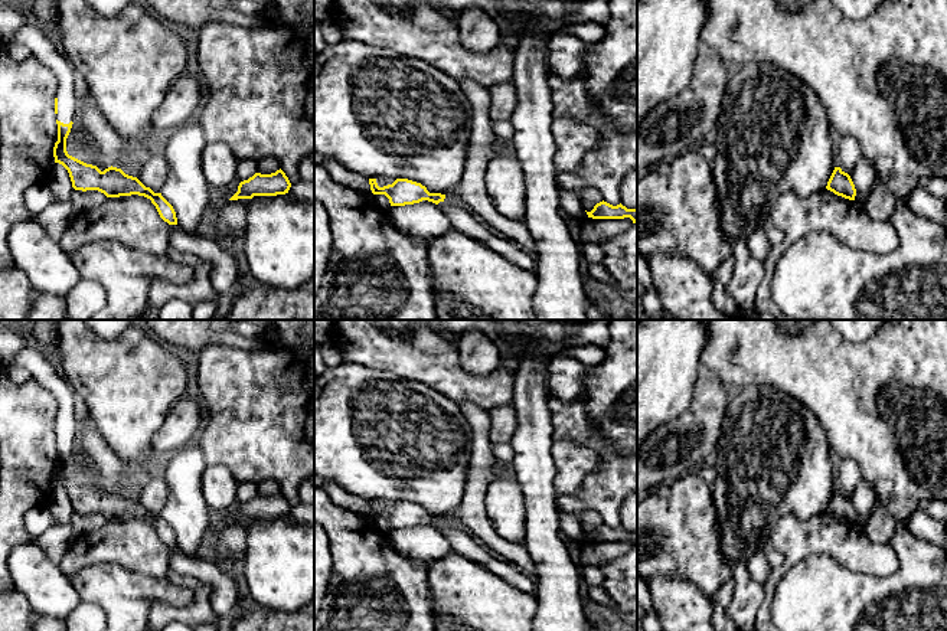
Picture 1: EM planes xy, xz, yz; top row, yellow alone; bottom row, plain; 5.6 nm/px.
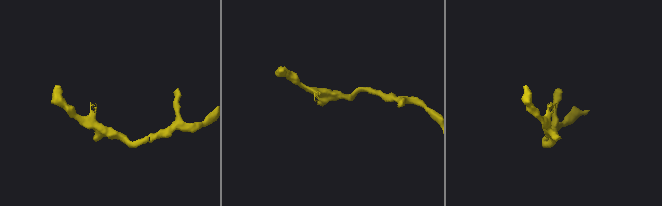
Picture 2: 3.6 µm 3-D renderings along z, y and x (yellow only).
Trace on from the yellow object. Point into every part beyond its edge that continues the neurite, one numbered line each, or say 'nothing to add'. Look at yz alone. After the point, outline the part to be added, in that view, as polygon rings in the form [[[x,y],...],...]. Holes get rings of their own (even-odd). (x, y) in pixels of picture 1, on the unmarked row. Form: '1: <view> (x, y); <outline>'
nothing to add

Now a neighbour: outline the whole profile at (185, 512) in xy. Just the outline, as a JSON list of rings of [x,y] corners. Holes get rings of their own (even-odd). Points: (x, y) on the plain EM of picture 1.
[[[196,442],[172,452],[163,468],[169,487],[167,501],[160,513],[173,529],[177,547],[192,555],[205,542],[210,529],[209,509],[203,498],[202,474],[206,461]]]

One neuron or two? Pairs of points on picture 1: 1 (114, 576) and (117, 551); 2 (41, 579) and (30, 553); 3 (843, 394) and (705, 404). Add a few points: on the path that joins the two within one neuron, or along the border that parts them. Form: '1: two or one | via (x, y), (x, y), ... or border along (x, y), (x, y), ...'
1: two | border along (82, 568), (91, 564), (121, 564), (147, 576)
2: one | via (35, 574), (30, 569), (30, 559)
3: two | border along (704, 372), (715, 376), (732, 389)

